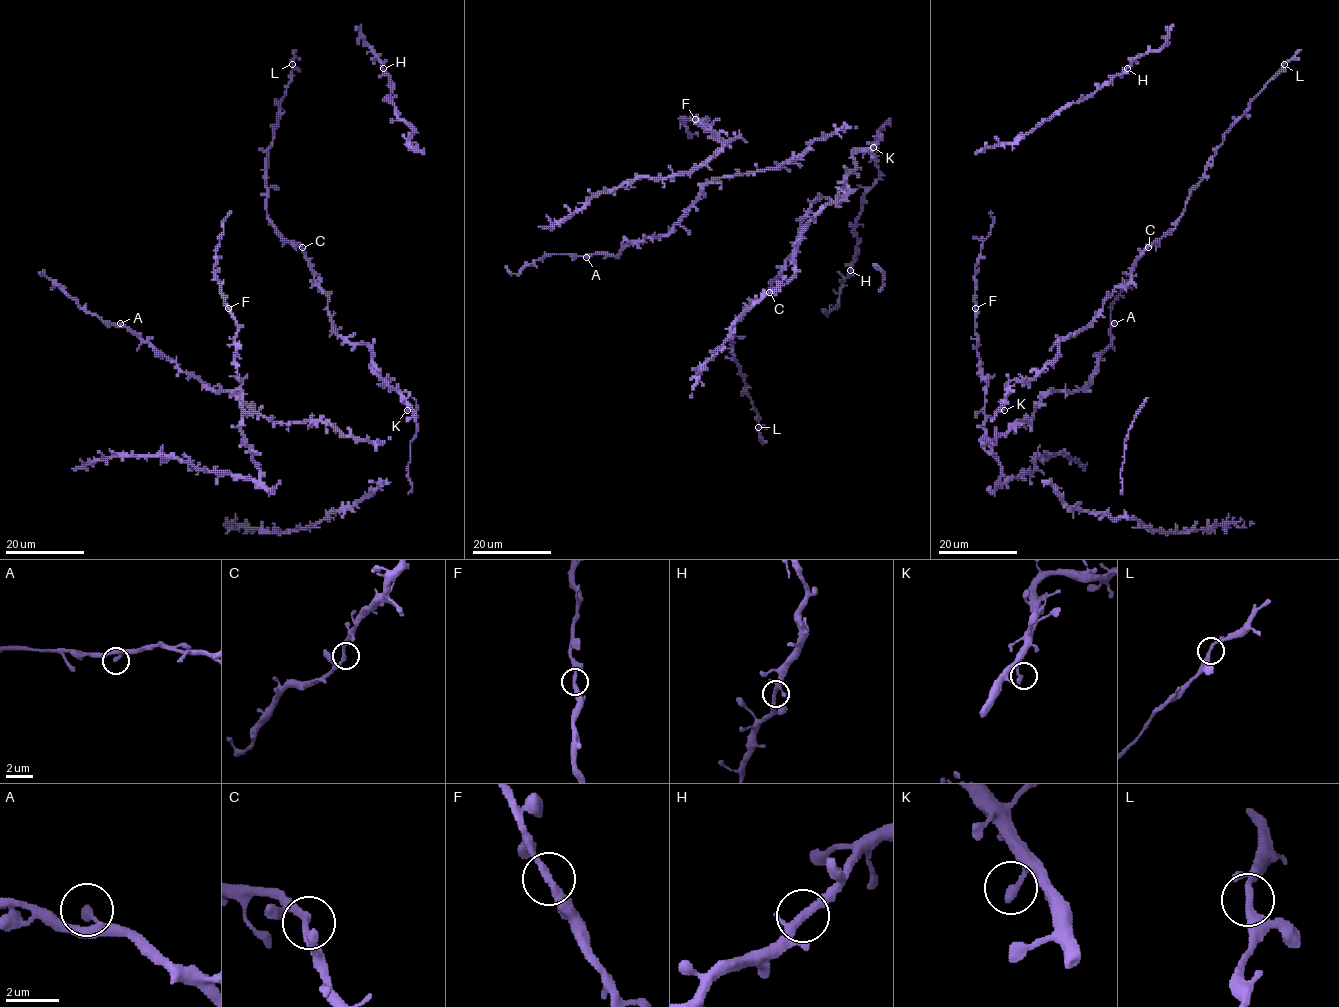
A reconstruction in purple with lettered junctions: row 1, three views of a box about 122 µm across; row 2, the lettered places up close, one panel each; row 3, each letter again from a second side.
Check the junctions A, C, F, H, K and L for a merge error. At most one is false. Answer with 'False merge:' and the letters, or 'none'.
False merge: none

